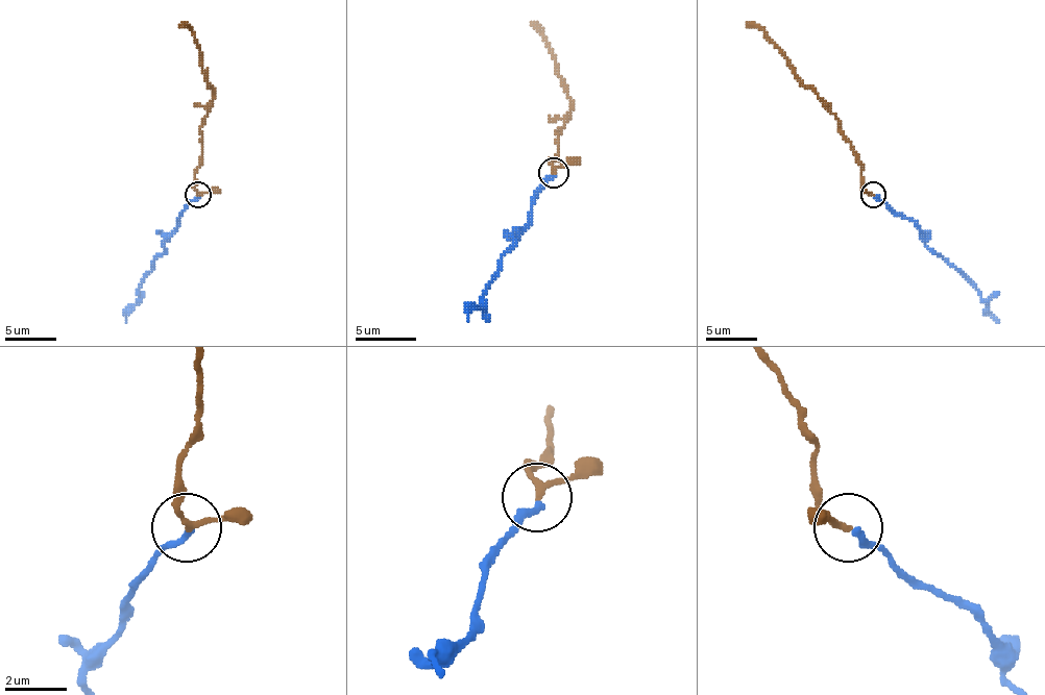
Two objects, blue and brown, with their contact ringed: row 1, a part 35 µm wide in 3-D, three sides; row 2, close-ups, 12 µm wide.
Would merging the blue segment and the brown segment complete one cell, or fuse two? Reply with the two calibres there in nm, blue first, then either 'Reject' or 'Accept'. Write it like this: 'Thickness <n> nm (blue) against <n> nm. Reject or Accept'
Thickness 240 nm (blue) against 180 nm. Accept

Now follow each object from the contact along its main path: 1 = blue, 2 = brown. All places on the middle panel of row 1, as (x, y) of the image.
1: (552, 173), (531, 200), (528, 221), (513, 233), (513, 245), (467, 321)
2: (552, 173), (550, 160), (558, 155), (558, 130), (570, 100), (558, 76), (555, 58), (543, 34), (531, 22)

